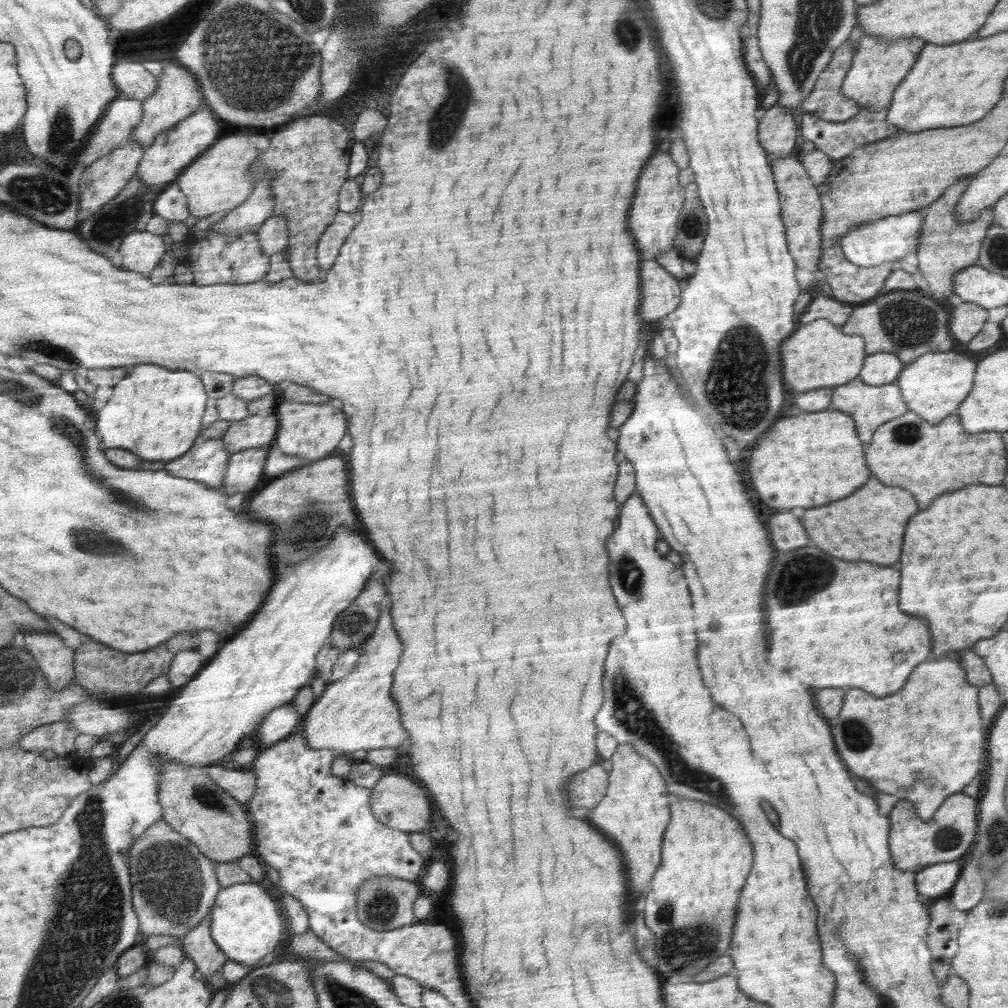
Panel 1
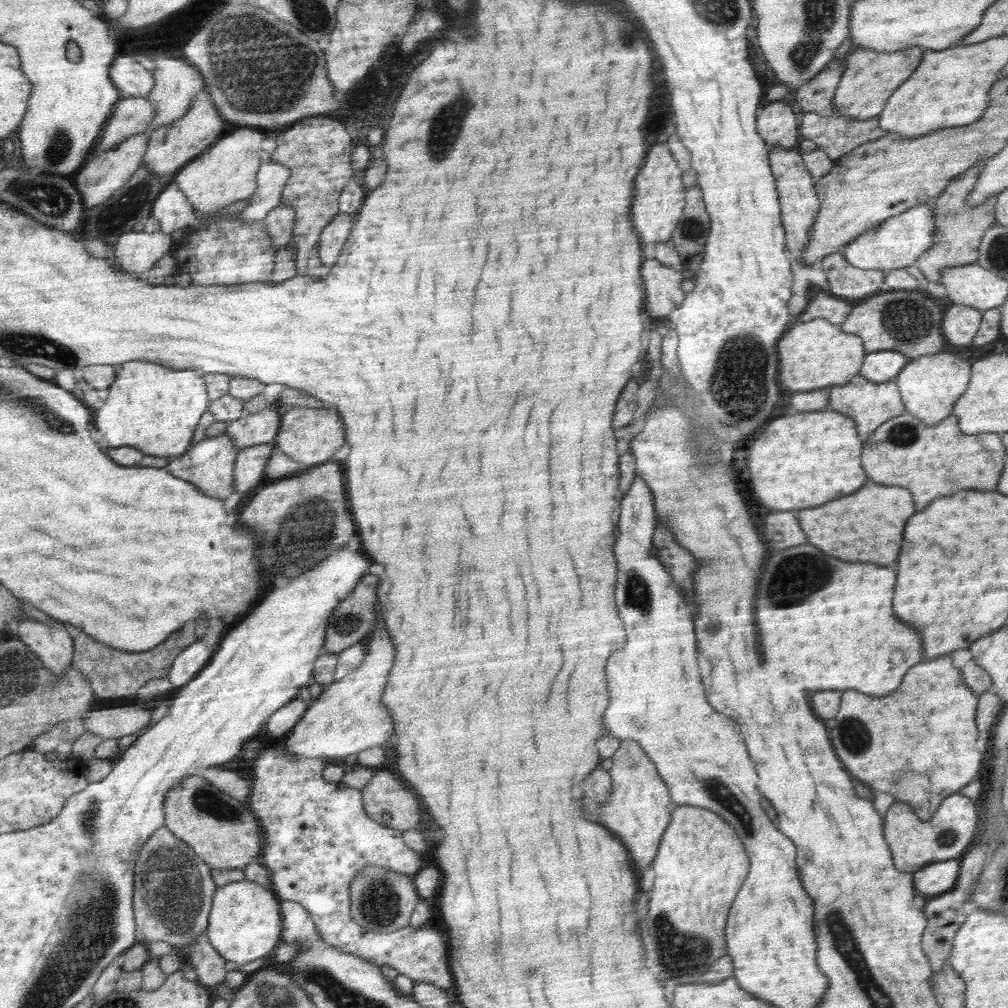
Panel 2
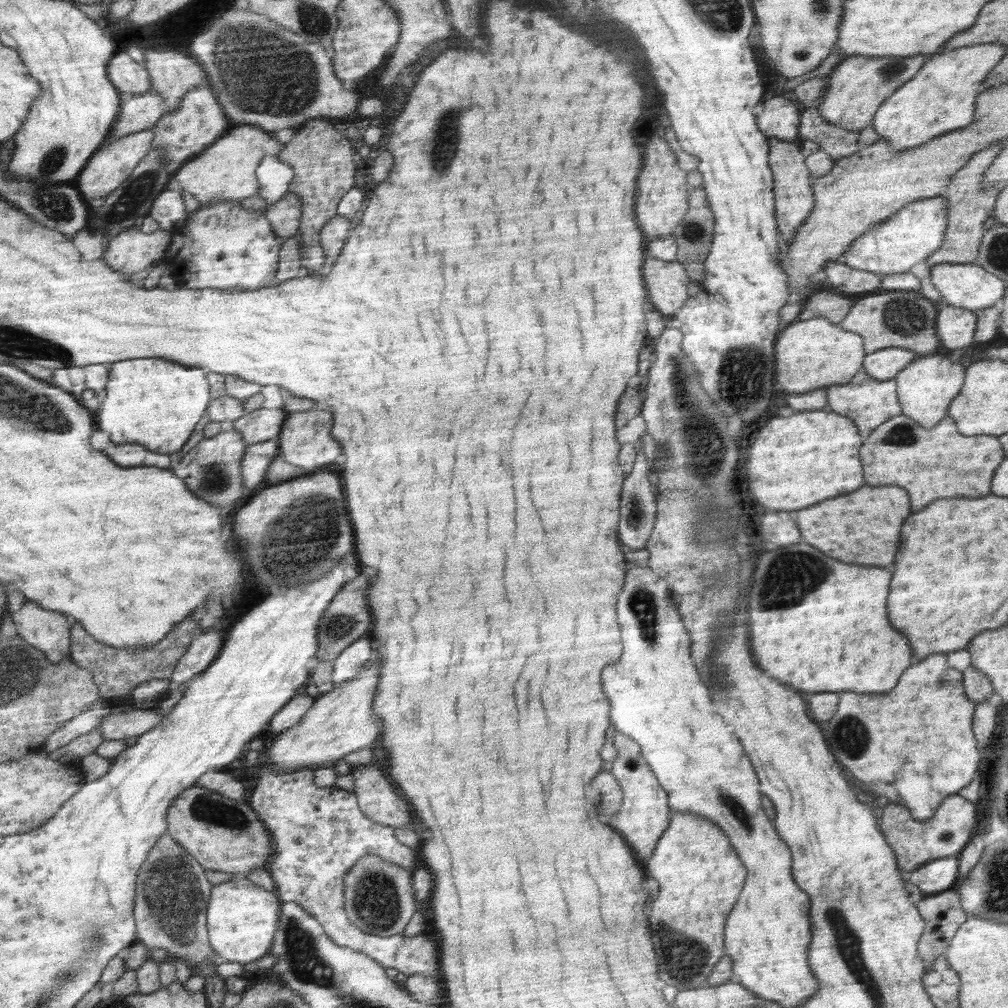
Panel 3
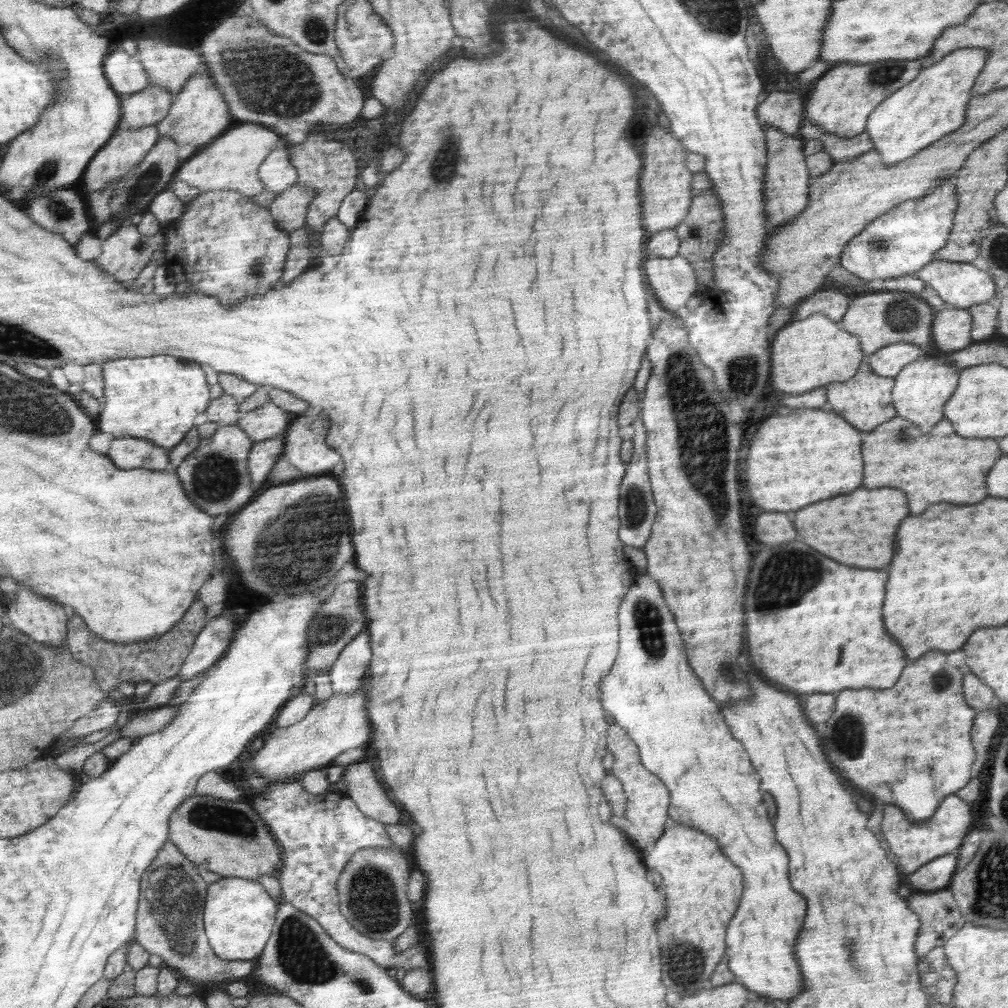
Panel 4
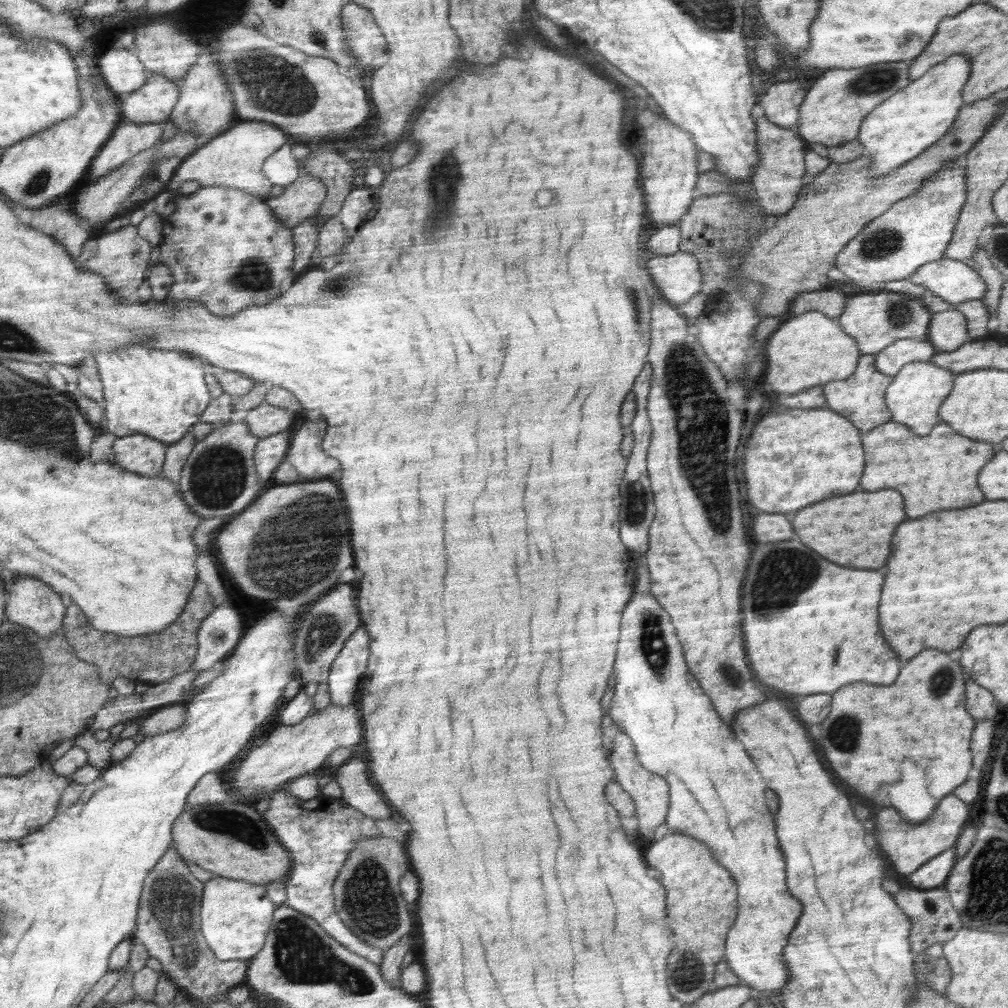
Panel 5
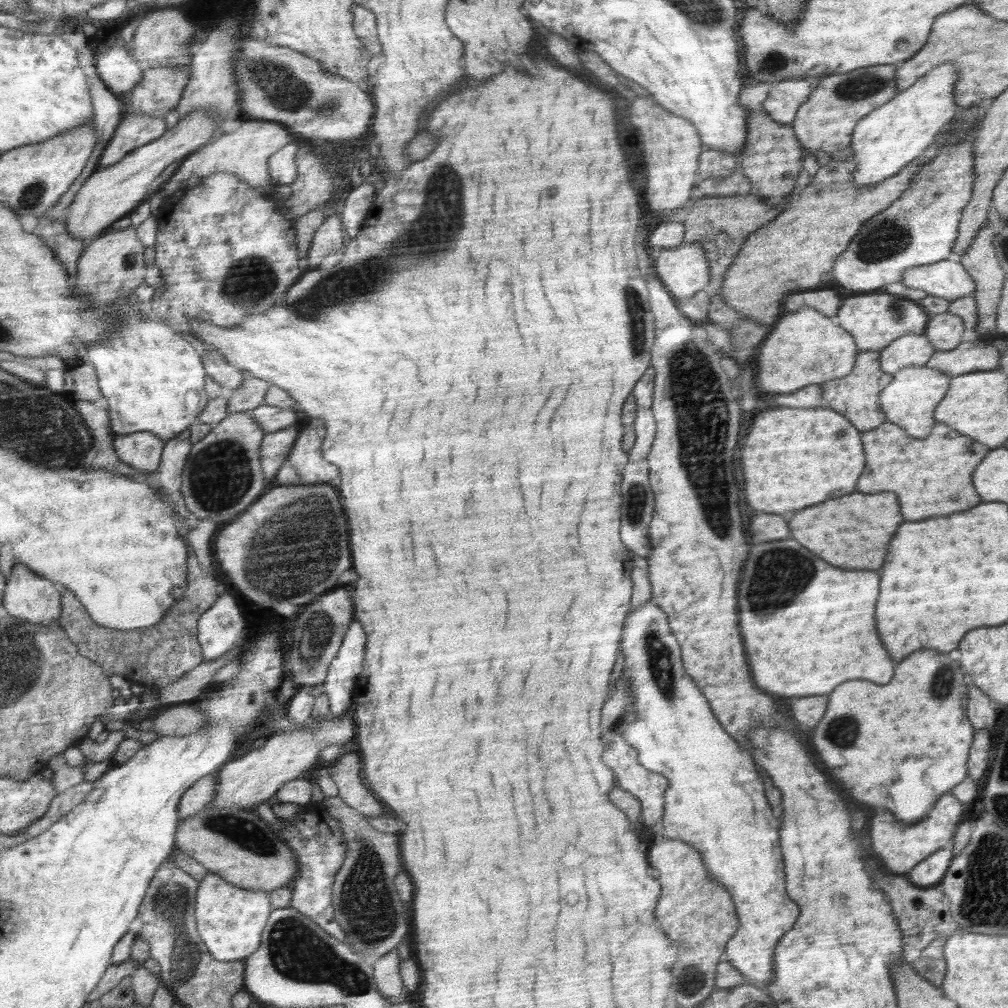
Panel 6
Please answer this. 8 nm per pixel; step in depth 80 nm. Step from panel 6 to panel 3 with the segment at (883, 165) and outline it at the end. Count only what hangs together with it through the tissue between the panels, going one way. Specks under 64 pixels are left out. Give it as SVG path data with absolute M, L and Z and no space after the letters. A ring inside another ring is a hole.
M1001 42L992 44L979 44L956 50L942 50L936 54L928 55L927 64L915 74L911 81L908 81L902 88L896 89L882 105L871 121L875 131L885 138L894 152L903 152L912 146L920 146L929 140L941 136L941 134L964 128L975 120L975 103L979 101L982 92L983 82L986 81L987 74L998 66L1003 60L1007 48Z

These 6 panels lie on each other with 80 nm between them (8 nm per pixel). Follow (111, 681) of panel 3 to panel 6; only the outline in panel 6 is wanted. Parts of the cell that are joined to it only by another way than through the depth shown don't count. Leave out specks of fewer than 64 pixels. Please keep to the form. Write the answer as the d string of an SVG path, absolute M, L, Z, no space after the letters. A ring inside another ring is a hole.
M190 550L190 573L188 576L188 586L184 592L182 600L172 606L172 610L164 616L160 624L152 625L150 628L138 629L135 631L125 631L110 629L102 626L95 621L86 605L72 592L72 590L62 591L63 593L63 616L59 618L59 623L66 629L66 632L72 637L72 640L79 646L81 653L88 658L100 662L104 667L104 672L108 676L123 675L127 682L142 686L151 686L153 688L162 688L179 681L186 673L190 673L198 665L203 664L202 644L198 641L198 622L203 614L211 608L218 600L216 592L216 582L208 582L208 576L204 570L198 566L196 556L192 556L193 550Z

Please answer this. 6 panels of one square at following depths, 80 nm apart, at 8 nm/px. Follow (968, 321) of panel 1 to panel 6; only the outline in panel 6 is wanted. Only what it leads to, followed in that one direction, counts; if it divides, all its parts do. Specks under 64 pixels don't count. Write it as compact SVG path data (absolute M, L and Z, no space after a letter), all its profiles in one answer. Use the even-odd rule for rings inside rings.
M949 312L933 315L924 334L936 351L956 349L969 336L963 318Z

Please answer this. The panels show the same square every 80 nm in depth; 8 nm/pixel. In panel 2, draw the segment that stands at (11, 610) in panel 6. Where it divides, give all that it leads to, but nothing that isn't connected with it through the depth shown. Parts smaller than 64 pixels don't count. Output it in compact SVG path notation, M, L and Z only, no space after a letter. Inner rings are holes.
M24 617L19 623L19 636L36 654L40 655L46 667L58 676L64 677L75 662L75 639L70 636L66 623L58 620L43 622L36 617Z

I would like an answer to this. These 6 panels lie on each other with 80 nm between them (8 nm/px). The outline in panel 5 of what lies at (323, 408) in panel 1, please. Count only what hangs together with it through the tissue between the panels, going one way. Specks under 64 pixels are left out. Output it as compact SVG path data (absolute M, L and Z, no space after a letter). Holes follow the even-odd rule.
M323 418L316 421L306 421L302 422L298 429L296 430L295 438L291 442L291 448L289 448L288 461L291 465L300 473L303 481L318 480L320 478L329 478L336 472L340 470L339 462L336 458L332 458L323 449L323 438L327 434L327 421Z

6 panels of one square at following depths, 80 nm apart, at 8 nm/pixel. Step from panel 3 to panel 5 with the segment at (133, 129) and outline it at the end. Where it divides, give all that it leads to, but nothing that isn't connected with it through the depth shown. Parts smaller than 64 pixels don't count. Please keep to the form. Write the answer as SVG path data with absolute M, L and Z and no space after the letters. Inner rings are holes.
M149 74L145 83L129 93L119 93L124 123L164 123L179 97L179 86L161 74Z

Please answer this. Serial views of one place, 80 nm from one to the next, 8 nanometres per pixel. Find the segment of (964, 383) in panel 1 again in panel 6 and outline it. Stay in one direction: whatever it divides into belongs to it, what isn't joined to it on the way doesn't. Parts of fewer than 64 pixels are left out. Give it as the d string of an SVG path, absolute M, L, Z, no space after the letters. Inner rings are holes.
M907 366L894 375L894 380L882 390L880 401L887 413L887 422L902 426L912 438L926 438L934 429L935 410L947 394L952 378L942 370L928 366Z

